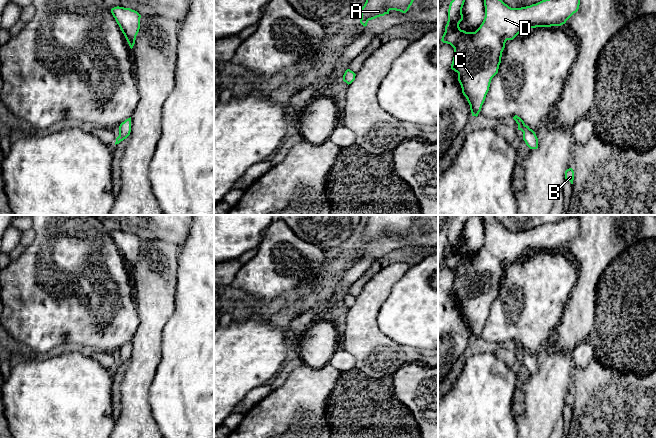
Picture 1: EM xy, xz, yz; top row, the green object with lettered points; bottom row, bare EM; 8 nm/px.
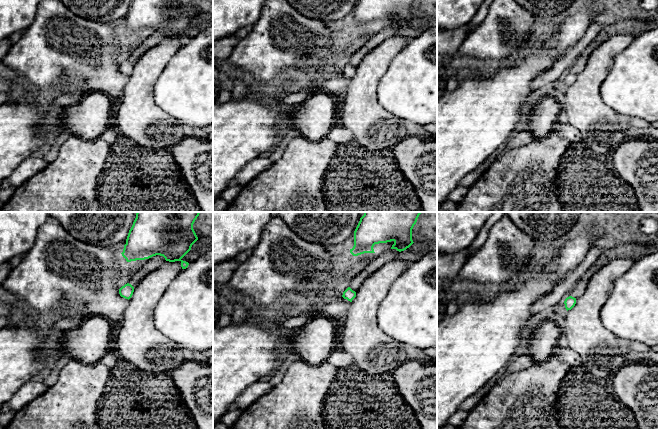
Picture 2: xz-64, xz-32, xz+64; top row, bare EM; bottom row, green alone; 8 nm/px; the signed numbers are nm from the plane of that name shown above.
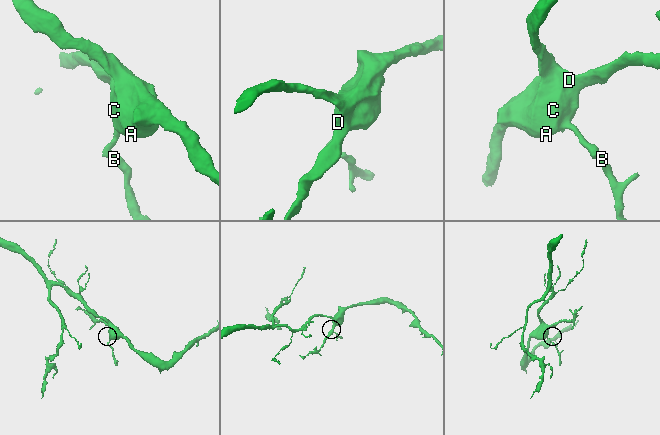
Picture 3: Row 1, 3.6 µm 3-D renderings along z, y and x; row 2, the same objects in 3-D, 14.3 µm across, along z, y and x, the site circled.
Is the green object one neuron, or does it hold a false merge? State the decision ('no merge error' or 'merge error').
no merge error

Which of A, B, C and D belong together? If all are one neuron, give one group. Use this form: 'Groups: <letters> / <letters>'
Groups: A B C D

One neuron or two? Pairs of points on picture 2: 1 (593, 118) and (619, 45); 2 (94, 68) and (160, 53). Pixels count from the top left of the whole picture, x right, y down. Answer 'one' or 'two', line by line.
1: one
2: two

